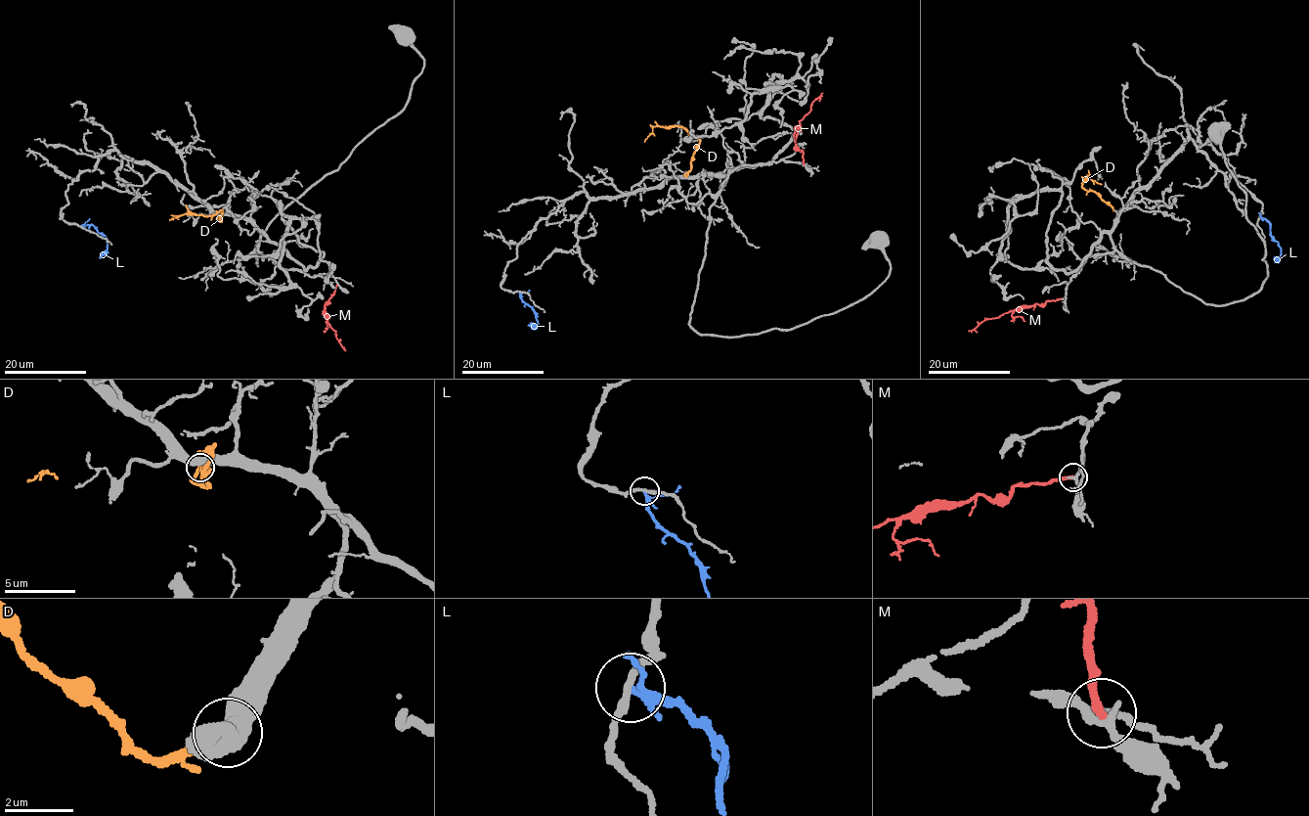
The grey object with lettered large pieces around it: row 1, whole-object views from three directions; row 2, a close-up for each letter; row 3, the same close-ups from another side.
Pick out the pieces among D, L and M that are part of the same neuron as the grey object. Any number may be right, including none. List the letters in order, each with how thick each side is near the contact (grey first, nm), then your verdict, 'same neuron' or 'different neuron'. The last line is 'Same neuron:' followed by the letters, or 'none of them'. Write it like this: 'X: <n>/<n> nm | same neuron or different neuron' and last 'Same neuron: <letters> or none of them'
D: 500/240 nm | same neuron
L: 240/170 nm | different neuron
M: 220/240 nm | different neuron
Same neuron: D

